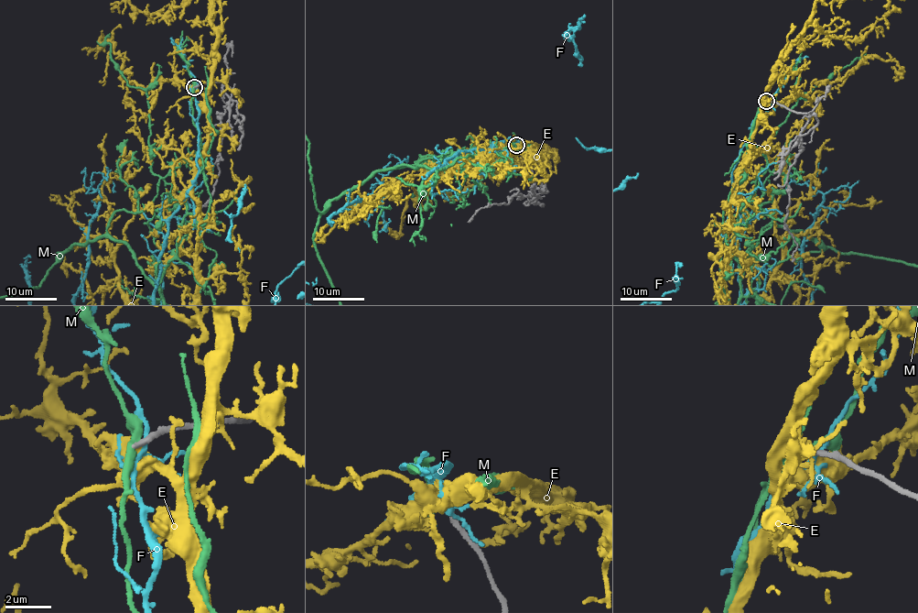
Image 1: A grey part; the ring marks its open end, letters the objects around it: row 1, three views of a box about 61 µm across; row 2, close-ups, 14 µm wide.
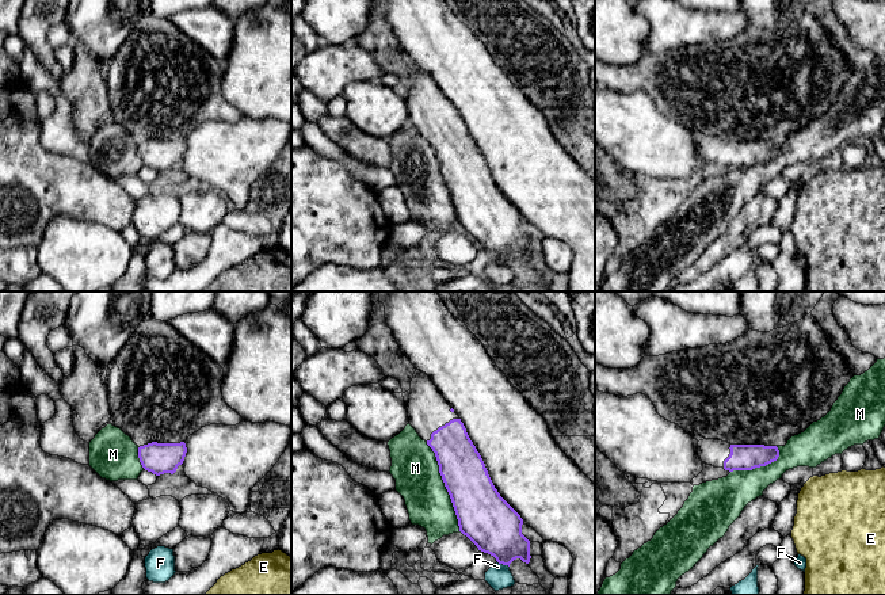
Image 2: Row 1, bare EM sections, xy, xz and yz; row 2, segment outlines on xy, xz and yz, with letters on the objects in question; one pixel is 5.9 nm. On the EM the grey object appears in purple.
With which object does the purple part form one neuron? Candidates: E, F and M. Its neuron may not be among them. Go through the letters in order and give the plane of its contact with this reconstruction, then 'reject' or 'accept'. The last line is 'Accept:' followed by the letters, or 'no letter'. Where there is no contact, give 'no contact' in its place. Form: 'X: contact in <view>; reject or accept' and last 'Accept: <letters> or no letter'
E: no contact; reject
F: contact in xz; reject
M: contact in xz; reject
Accept: no letter

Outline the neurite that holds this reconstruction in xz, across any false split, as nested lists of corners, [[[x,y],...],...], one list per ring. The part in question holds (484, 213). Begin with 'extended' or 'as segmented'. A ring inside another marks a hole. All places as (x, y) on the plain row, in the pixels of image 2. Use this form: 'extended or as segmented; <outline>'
extended; [[[416,65],[411,85],[403,89],[409,121],[435,149],[439,169],[450,191],[459,228],[466,232],[478,247],[496,255],[499,260],[508,262],[520,255],[530,259],[530,237],[522,230],[523,216],[500,192],[495,184],[485,160],[470,137],[464,119],[443,95],[431,75]]]

